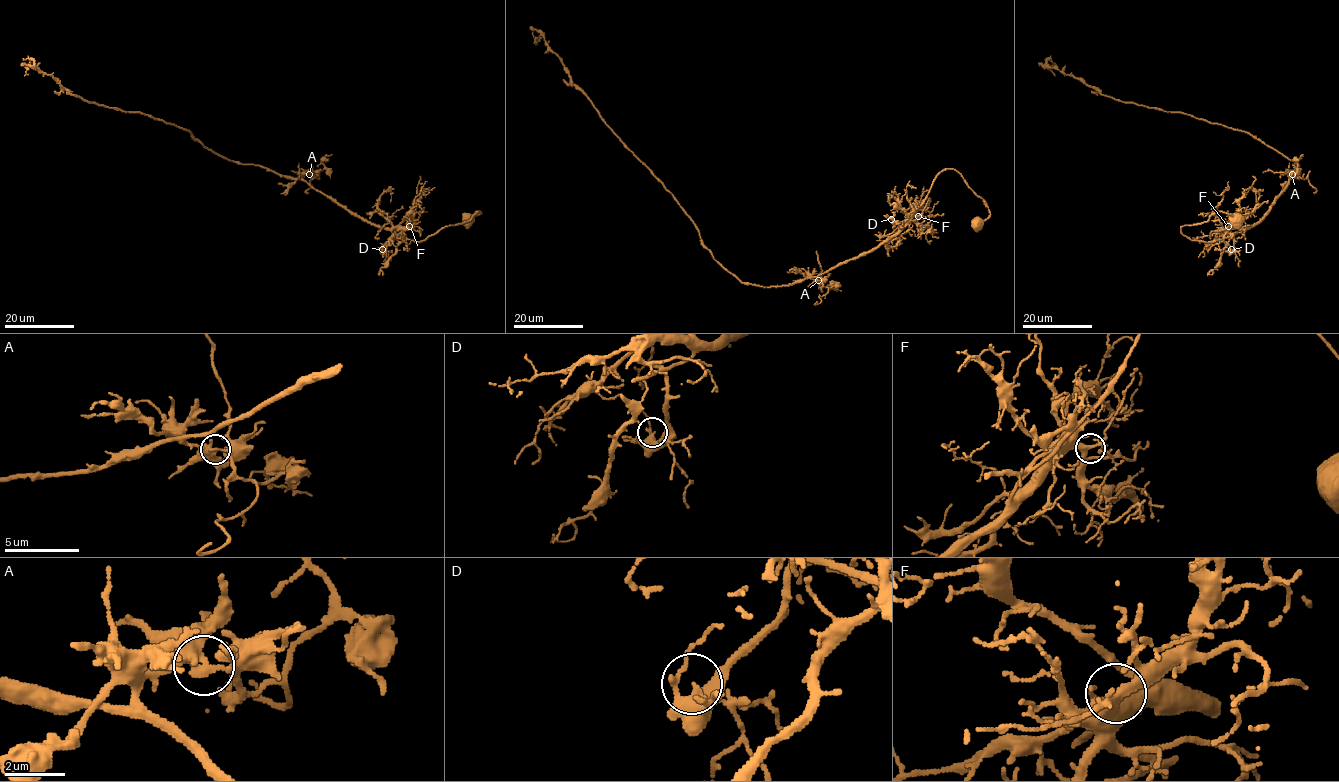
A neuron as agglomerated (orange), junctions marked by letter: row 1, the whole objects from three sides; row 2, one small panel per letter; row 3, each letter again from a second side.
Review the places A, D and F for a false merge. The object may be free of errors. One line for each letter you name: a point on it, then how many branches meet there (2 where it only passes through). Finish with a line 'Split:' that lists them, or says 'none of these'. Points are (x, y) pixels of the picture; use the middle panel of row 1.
A: Place: (818, 280). Branches: 3
Split: A

